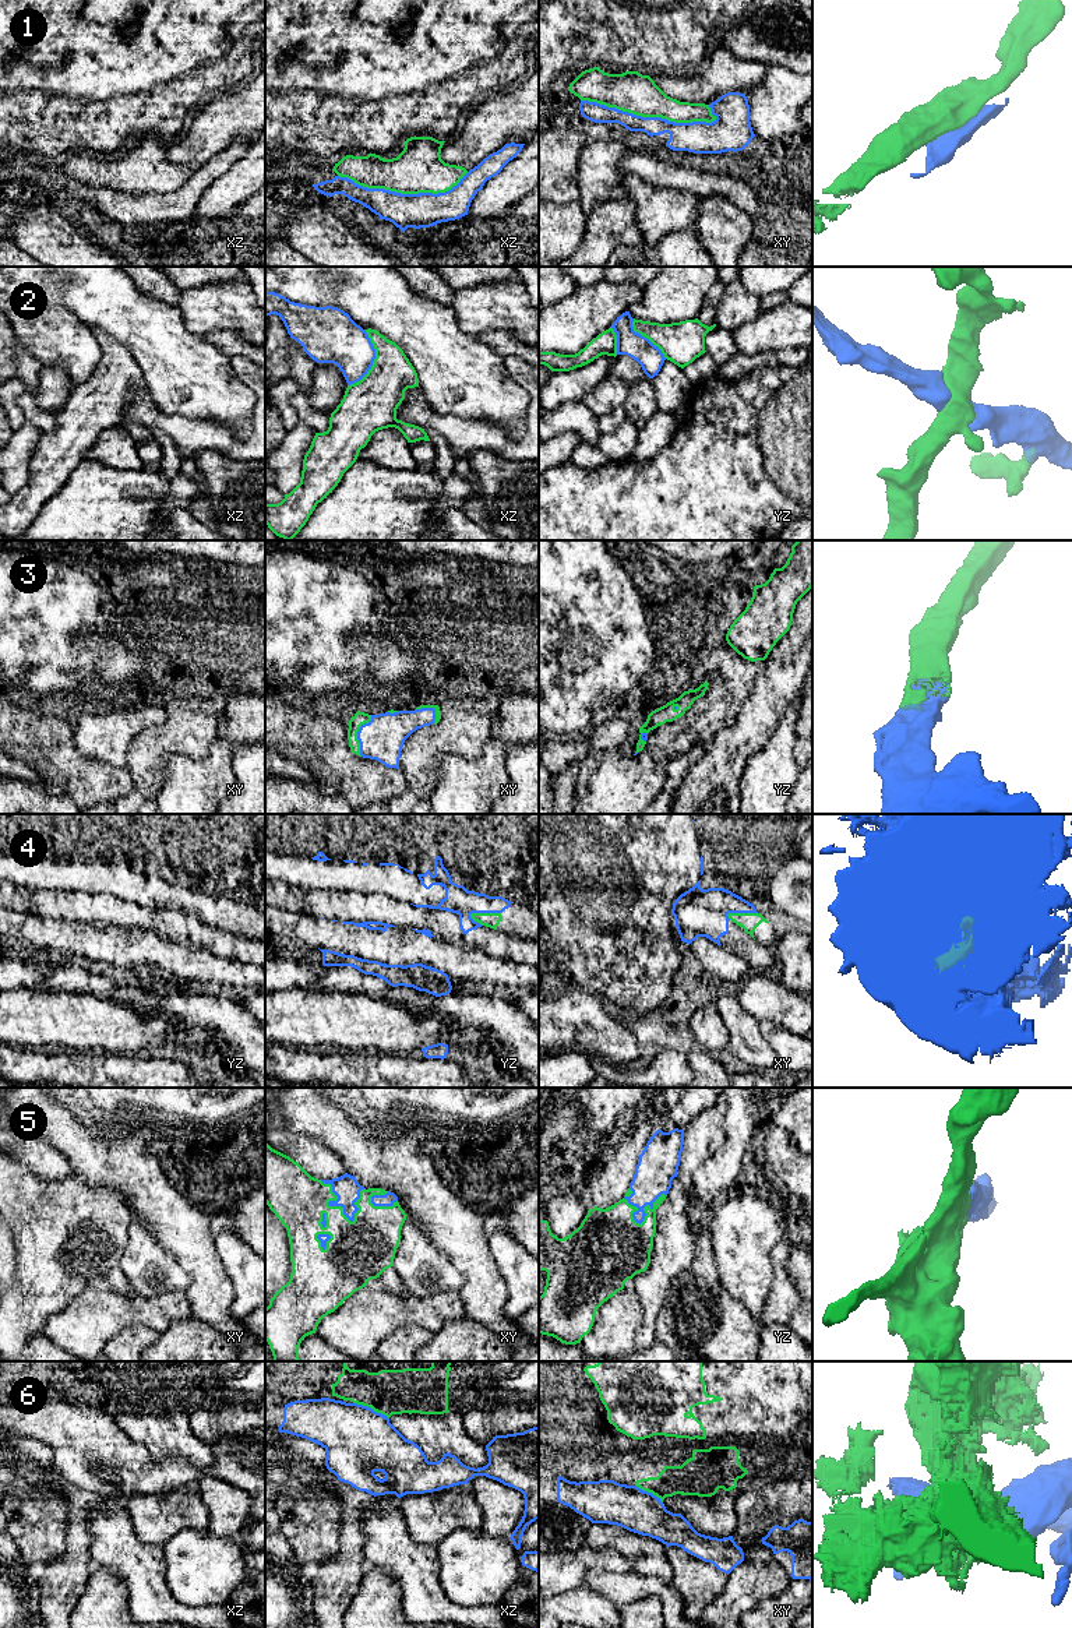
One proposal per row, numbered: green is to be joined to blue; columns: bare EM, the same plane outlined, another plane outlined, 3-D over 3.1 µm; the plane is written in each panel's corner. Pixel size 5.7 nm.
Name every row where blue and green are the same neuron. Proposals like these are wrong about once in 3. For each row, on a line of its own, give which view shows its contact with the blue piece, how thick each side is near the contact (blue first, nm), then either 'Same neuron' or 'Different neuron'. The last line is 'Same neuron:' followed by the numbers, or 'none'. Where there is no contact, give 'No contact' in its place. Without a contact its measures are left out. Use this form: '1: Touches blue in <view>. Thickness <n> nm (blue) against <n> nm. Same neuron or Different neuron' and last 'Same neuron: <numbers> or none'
1: Touches blue in xy. Thickness 160 nm (blue) against 240 nm. Different neuron
2: Touches blue in xz. Thickness 280 nm (blue) against 300 nm. Different neuron
3: Touches blue in xy. Thickness 240 nm (blue) against 80 nm. Same neuron
4: Touches blue in yz. Thickness 160 nm (blue) against 90 nm. Different neuron
5: Touches blue in xy. Thickness 150 nm (blue) against 320 nm. Same neuron
6: Touches blue in xz. Thickness 400 nm (blue) against 260 nm. Different neuron
Same neuron: 3, 5

